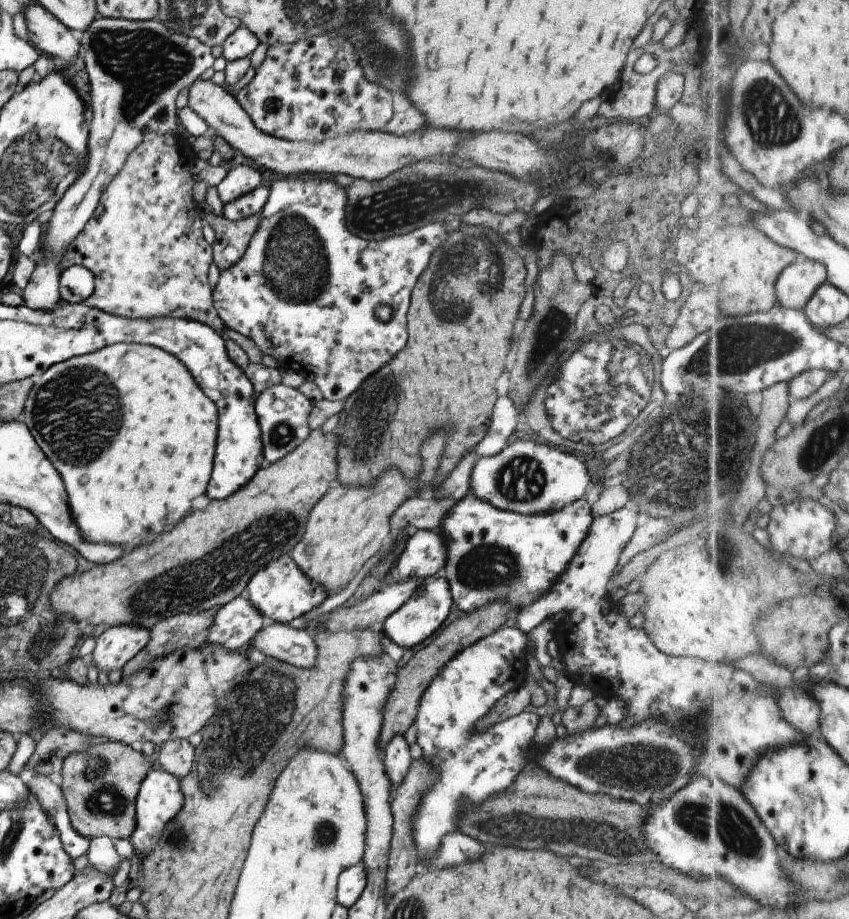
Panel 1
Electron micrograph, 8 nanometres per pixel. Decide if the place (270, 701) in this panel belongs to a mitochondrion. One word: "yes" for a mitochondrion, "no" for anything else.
yes

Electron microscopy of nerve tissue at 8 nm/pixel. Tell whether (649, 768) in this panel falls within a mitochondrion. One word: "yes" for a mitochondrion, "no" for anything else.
yes

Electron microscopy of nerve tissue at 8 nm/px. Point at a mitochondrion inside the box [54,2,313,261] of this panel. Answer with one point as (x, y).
(146, 62)

